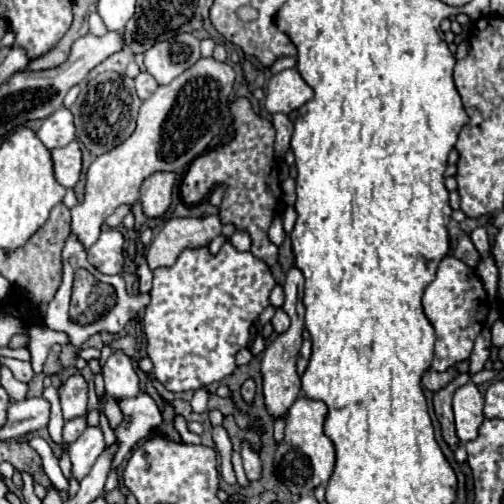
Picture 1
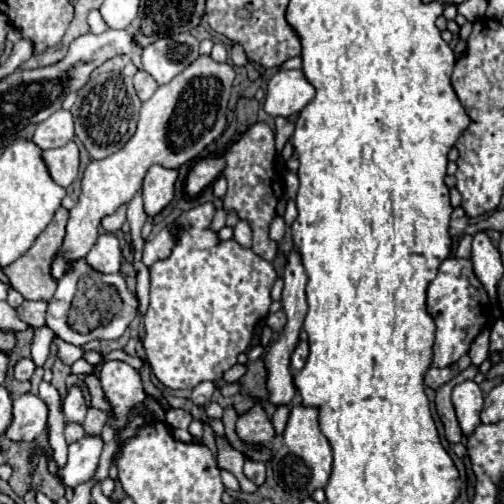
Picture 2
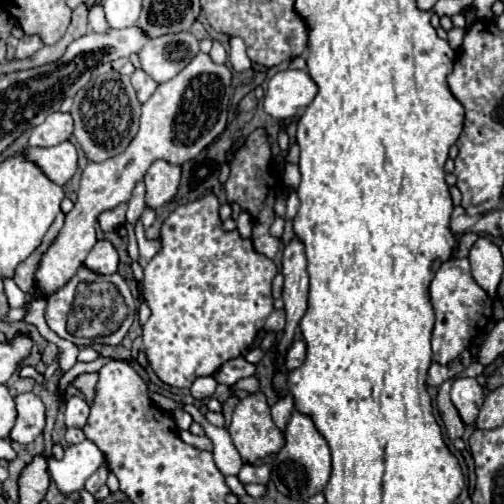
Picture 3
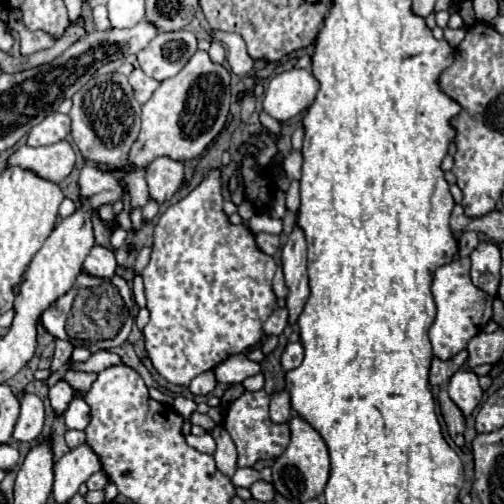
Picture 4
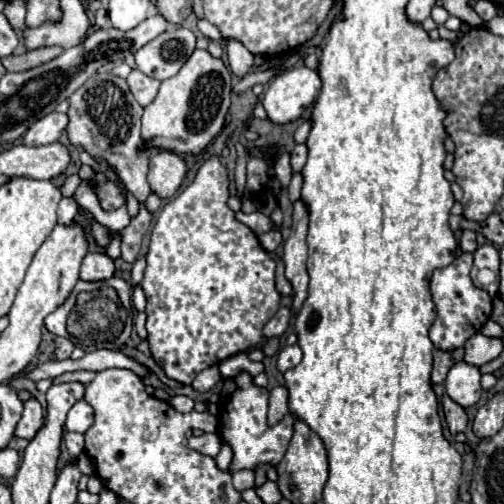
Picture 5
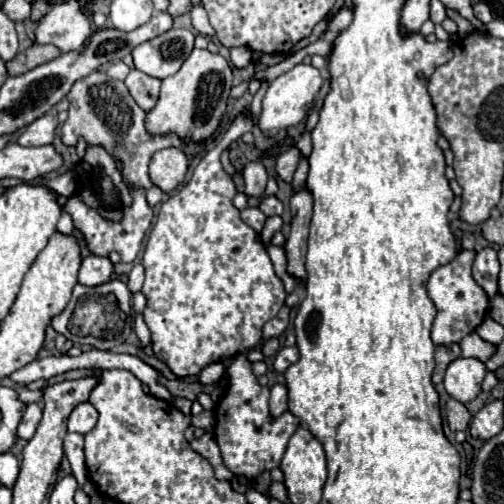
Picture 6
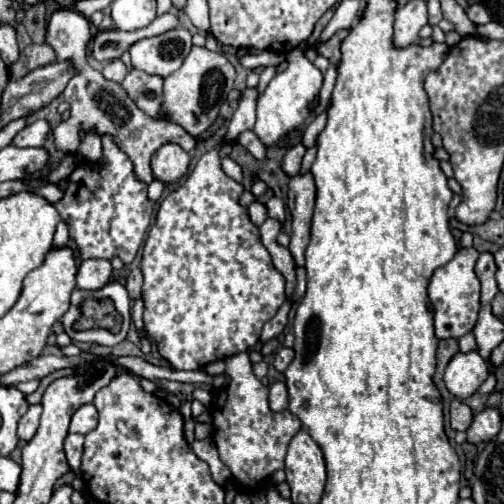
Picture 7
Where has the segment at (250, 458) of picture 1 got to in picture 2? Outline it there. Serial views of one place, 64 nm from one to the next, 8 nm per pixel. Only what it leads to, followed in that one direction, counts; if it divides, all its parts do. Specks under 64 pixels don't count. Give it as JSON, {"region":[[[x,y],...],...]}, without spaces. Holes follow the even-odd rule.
{"region":[[[246,458],[244,476],[246,476],[248,480],[252,480],[256,486],[262,486],[264,480],[266,480],[266,466],[264,466],[262,462],[254,462],[254,460]]]}

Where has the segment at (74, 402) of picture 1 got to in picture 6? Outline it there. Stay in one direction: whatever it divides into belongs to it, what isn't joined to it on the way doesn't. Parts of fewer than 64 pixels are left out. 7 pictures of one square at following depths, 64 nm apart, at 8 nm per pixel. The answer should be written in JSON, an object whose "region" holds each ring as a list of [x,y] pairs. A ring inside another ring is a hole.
{"region":[[[84,402],[80,406],[76,406],[68,418],[68,432],[78,432],[78,434],[86,434],[96,426],[98,420],[98,412],[90,402]]]}

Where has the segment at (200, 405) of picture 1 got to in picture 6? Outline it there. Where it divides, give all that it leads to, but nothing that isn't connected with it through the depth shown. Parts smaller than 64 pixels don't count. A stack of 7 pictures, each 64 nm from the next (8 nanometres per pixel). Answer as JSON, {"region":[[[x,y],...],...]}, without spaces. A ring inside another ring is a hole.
{"region":[[[214,362],[208,364],[202,372],[200,372],[200,382],[202,384],[216,384],[224,374],[224,364],[222,362]]]}

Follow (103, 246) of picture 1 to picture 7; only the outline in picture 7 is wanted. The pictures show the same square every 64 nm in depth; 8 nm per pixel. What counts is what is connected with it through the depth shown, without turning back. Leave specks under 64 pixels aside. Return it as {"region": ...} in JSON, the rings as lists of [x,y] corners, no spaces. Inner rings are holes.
{"region":[[[84,260],[78,268],[78,290],[100,290],[110,282],[112,266],[108,260]]]}

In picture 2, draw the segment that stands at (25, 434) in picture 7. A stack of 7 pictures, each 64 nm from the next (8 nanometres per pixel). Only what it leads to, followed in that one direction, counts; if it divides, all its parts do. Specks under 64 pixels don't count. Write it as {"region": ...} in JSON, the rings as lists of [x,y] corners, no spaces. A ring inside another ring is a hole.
{"region":[[[22,394],[14,398],[14,420],[4,434],[16,442],[32,442],[38,434],[46,430],[48,406],[40,396]]]}

